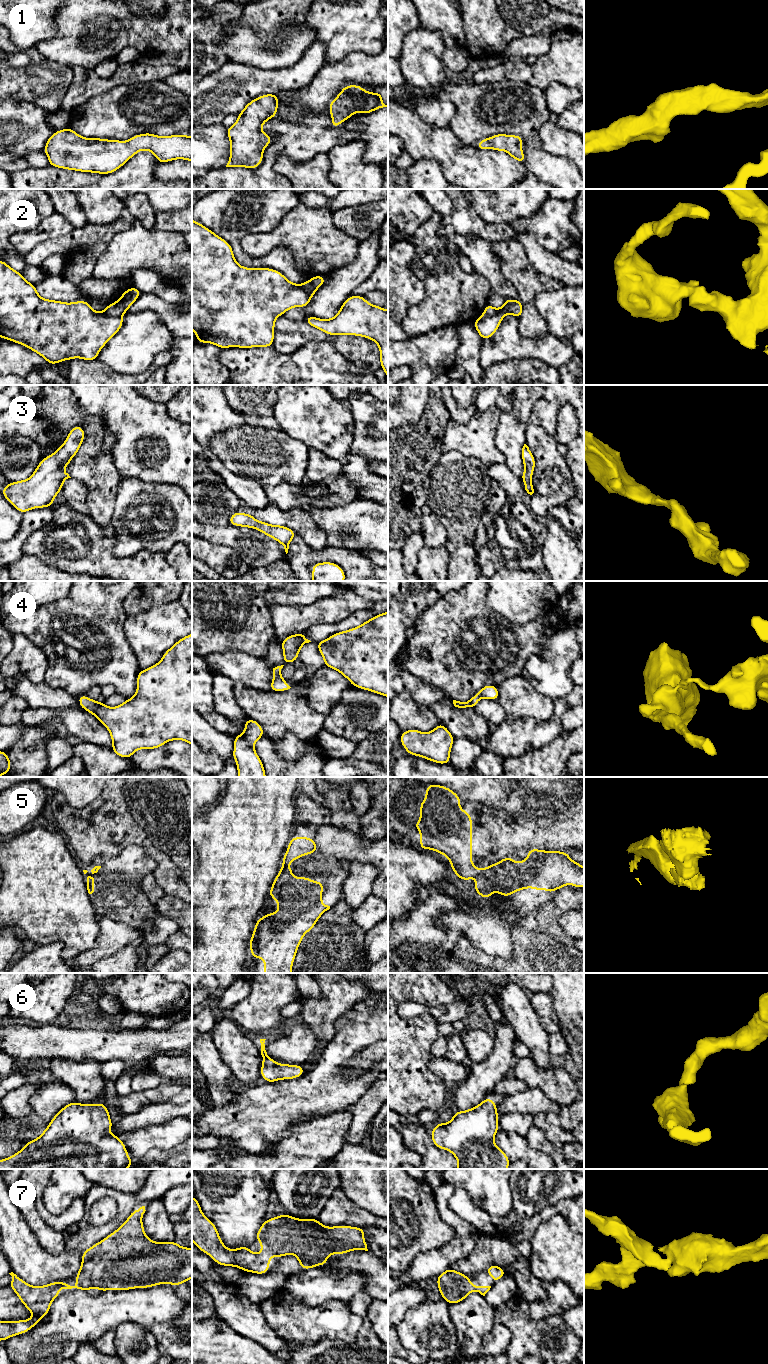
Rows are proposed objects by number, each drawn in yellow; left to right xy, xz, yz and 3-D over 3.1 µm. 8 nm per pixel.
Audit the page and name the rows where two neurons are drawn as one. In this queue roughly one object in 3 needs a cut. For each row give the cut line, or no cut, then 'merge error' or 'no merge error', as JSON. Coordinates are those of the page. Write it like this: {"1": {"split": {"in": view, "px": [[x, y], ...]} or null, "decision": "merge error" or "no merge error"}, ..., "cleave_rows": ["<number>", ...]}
{"1": {"split": null, "decision": "no merge error"}, "2": {"split": {"in": "yz", "px": [[505, 313], [498, 312], [490, 316], [482, 316]]}, "decision": "merge error"}, "3": {"split": null, "decision": "no merge error"}, "4": {"split": {"in": "yz", "px": [[474, 695], [478, 700]]}, "decision": "merge error"}, "5": {"split": {"in": "yz", "px": [[483, 869], [479, 873]]}, "decision": "merge error"}, "6": {"split": null, "decision": "no merge error"}, "7": {"split": null, "decision": "no merge error"}, "cleave_rows": ["2", "4", "5"]}

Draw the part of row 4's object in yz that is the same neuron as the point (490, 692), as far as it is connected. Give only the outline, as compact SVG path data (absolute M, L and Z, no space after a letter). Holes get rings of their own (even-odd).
M485 685L474 696L478 697L478 701L482 698L487 698L489 700L498 700L499 692L497 690L497 686L495 686L495 685Z

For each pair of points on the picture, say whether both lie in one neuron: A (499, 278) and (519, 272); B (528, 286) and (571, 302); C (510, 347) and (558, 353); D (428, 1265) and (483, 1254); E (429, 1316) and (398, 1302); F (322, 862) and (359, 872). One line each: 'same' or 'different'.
A: different
B: different
C: same
D: different
E: different
F: different

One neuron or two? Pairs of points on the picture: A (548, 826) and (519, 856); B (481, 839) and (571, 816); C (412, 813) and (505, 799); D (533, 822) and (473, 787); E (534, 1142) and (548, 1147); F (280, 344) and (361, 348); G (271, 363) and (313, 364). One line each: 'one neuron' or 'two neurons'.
A: two neurons
B: one neuron
C: two neurons
D: two neurons
E: one neuron
F: one neuron
G: one neuron

